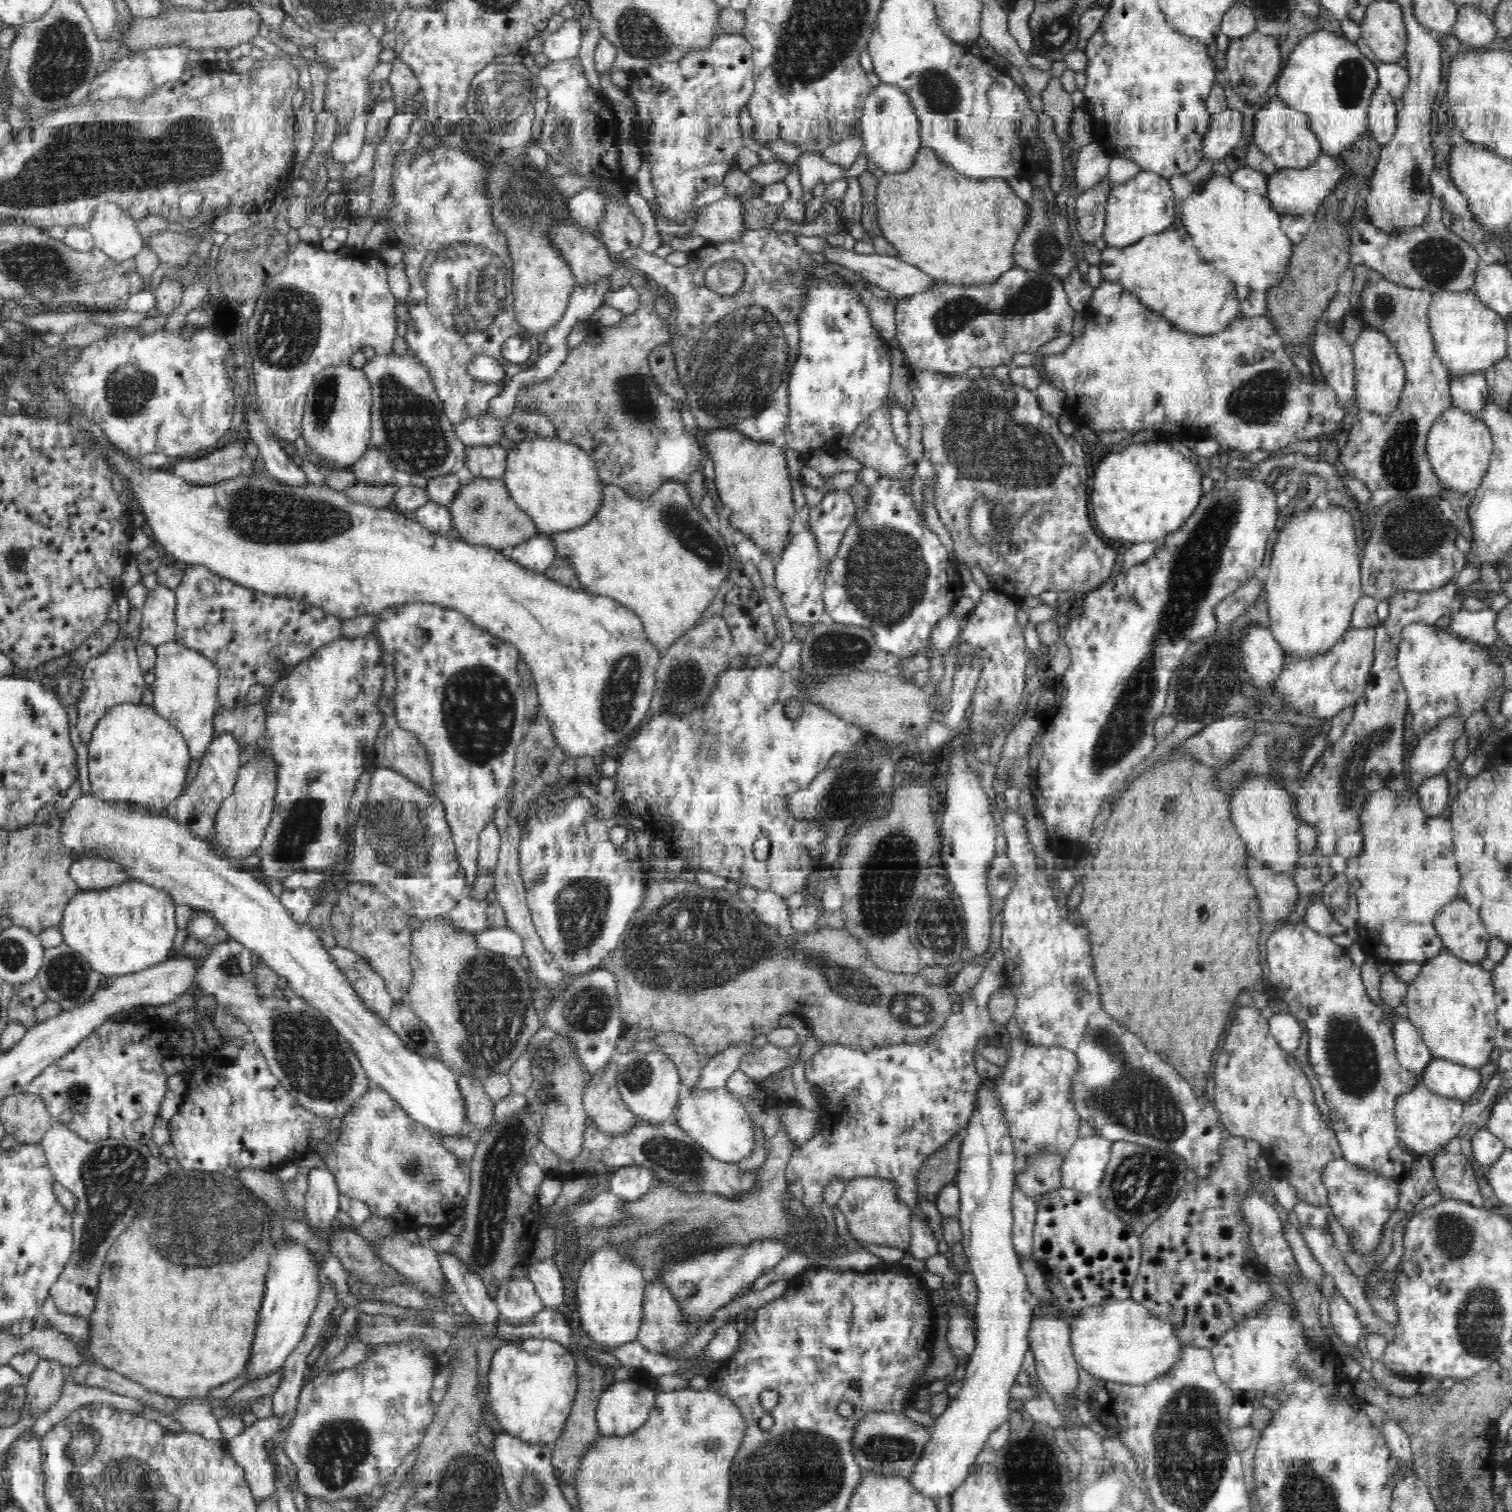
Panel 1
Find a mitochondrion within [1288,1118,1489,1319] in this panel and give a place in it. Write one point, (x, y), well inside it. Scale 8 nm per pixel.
(1452, 1235)

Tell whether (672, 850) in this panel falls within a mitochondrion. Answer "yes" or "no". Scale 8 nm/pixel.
no

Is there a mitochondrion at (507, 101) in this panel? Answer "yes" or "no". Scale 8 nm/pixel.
yes

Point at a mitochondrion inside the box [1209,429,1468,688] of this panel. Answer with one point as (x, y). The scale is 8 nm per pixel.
(1400, 530)

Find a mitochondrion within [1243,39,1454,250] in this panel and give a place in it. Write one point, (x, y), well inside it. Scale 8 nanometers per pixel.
(1350, 80)

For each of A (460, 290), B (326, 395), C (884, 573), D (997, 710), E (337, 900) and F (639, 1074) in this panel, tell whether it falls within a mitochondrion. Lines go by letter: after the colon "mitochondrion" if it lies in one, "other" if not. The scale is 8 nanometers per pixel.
A: mitochondrion
B: mitochondrion
C: mitochondrion
D: mitochondrion
E: other
F: mitochondrion

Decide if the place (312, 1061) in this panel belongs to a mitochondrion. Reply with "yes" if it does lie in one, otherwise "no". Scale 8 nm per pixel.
yes

